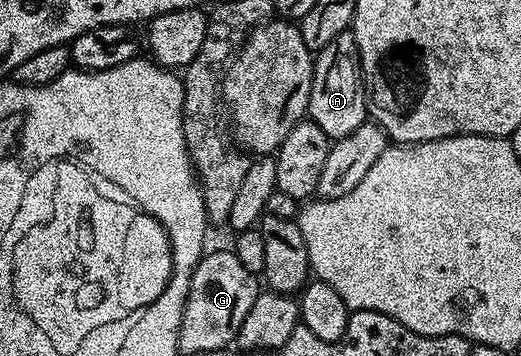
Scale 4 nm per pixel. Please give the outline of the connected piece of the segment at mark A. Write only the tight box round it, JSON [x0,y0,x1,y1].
[307,29,368,141]

